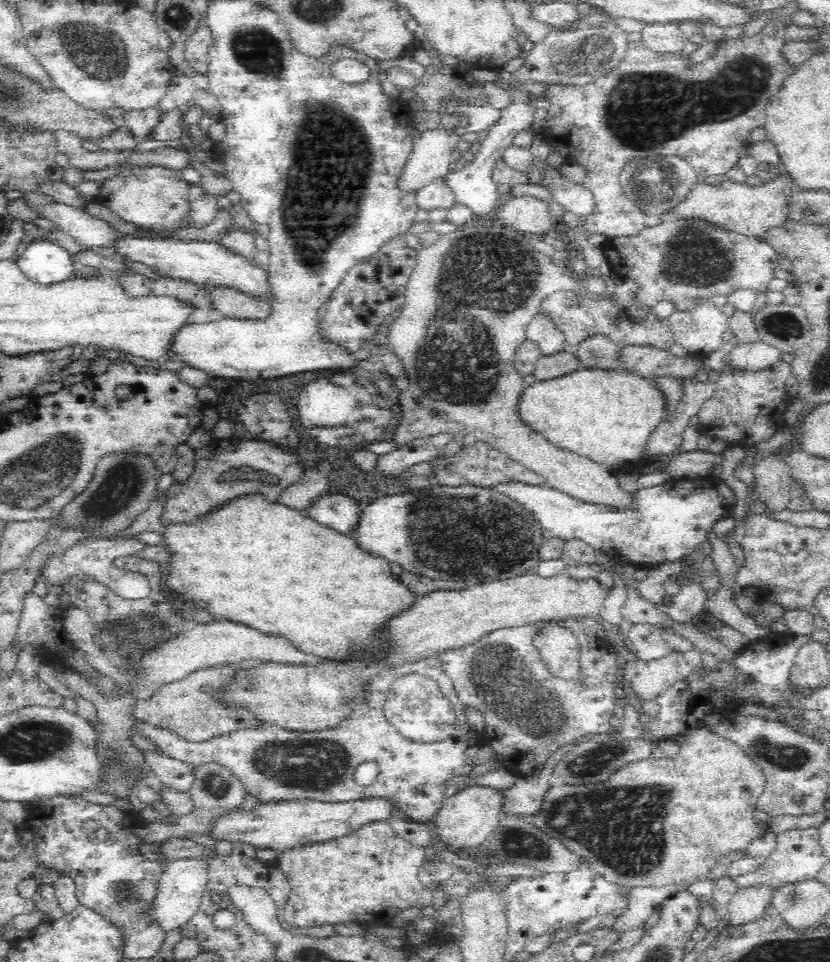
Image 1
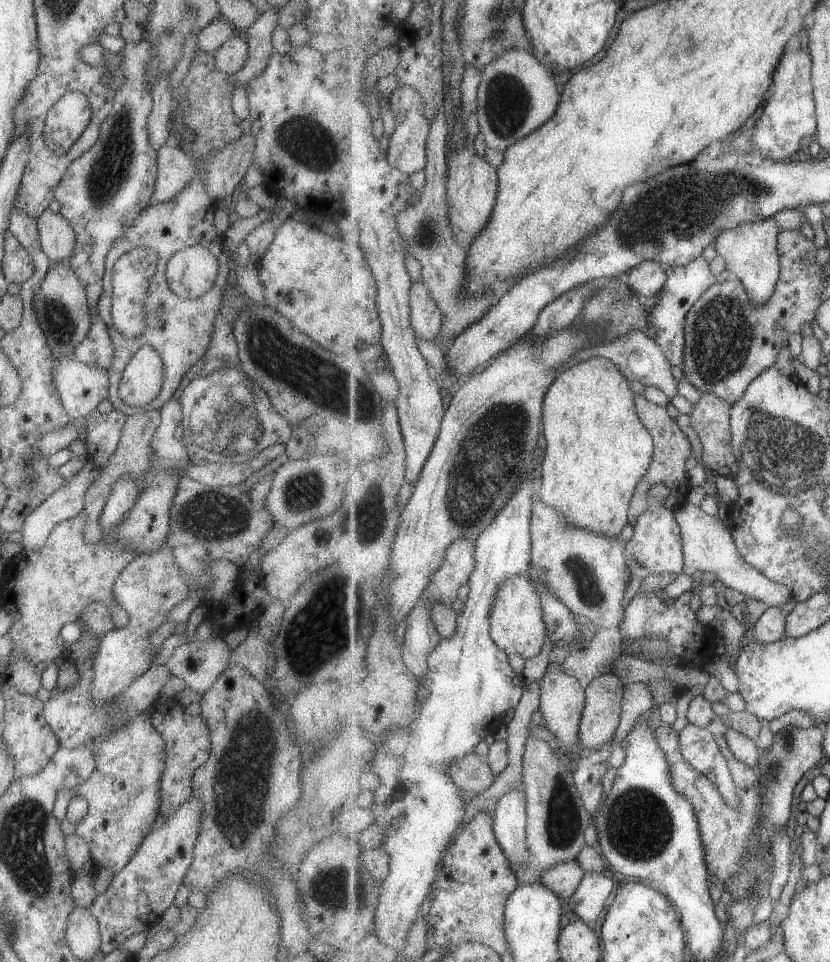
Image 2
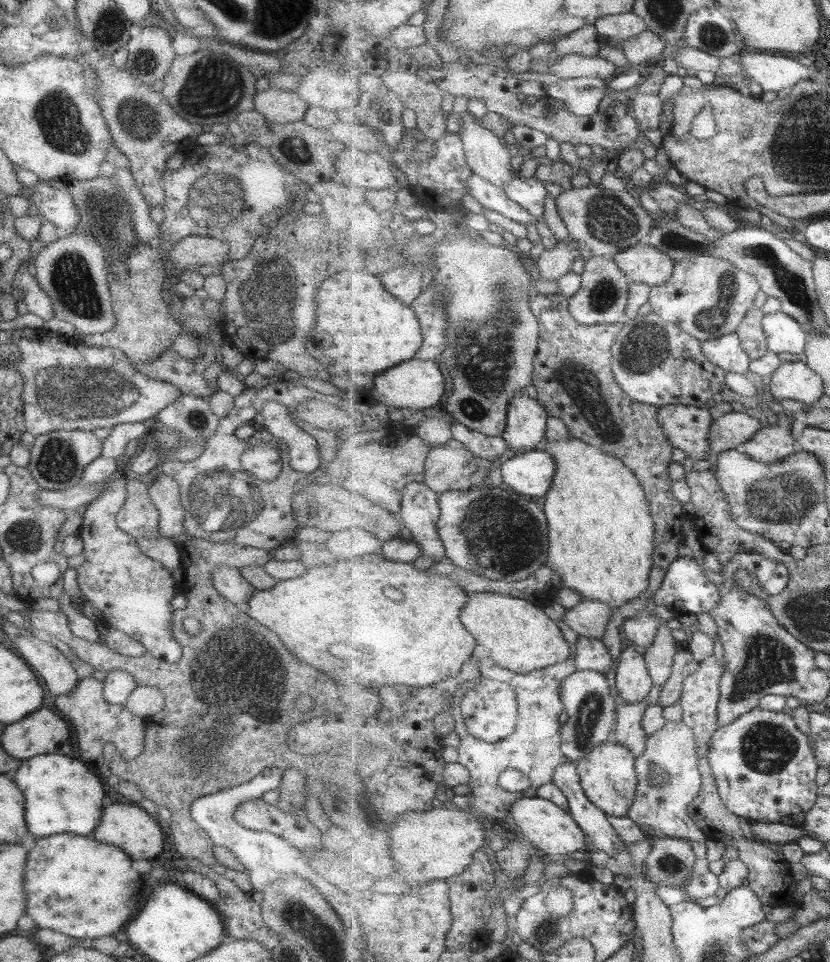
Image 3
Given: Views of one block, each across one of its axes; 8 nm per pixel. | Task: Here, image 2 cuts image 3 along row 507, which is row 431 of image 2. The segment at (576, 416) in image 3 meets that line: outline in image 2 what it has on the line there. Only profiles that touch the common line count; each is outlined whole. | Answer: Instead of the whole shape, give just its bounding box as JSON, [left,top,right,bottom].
[629,395,692,526]

